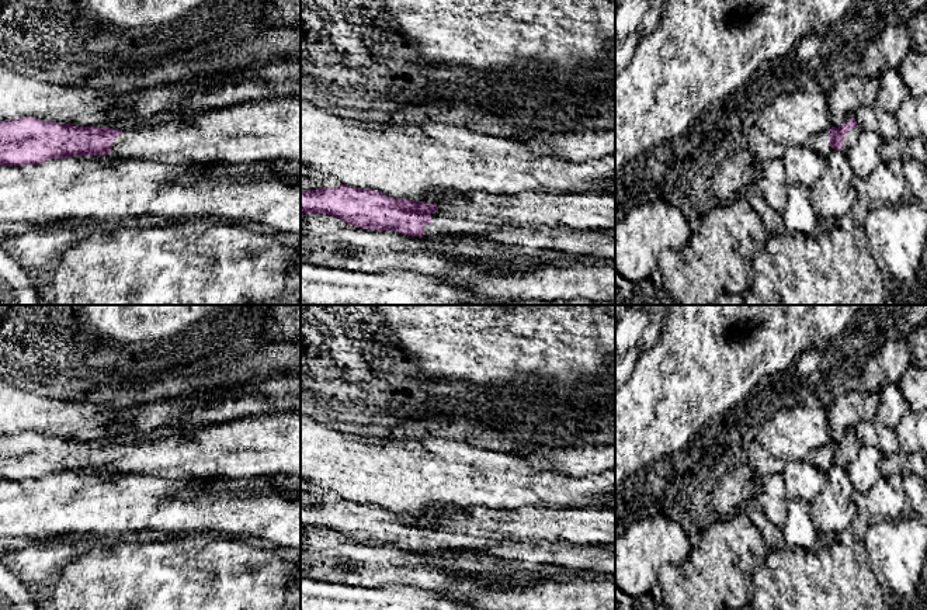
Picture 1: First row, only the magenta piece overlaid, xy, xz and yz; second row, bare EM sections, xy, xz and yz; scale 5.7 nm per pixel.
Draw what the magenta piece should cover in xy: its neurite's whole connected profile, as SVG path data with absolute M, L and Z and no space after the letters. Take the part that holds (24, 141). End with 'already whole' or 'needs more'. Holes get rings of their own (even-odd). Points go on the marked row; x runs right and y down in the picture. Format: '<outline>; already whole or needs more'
M301 97L242 103L202 111L190 122L139 122L125 129L32 117L0 121L0 166L96 155L169 164L301 162Z; needs more

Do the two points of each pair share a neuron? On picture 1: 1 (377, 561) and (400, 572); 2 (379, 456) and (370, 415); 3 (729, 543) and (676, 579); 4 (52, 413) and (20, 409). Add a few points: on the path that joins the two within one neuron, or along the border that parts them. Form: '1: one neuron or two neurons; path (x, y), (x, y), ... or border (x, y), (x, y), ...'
1: one neuron; path (382, 565), (395, 567)
2: two neurons; border (343, 432), (351, 436), (381, 436), (408, 440)
3: one neuron; path (717, 555), (693, 579), (688, 579)
4: one neuron; path (44, 413), (28, 412)

